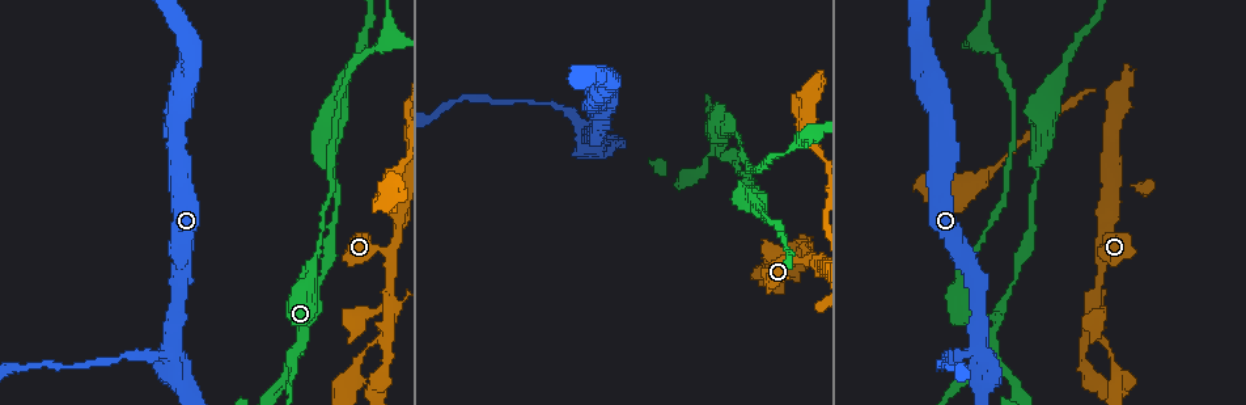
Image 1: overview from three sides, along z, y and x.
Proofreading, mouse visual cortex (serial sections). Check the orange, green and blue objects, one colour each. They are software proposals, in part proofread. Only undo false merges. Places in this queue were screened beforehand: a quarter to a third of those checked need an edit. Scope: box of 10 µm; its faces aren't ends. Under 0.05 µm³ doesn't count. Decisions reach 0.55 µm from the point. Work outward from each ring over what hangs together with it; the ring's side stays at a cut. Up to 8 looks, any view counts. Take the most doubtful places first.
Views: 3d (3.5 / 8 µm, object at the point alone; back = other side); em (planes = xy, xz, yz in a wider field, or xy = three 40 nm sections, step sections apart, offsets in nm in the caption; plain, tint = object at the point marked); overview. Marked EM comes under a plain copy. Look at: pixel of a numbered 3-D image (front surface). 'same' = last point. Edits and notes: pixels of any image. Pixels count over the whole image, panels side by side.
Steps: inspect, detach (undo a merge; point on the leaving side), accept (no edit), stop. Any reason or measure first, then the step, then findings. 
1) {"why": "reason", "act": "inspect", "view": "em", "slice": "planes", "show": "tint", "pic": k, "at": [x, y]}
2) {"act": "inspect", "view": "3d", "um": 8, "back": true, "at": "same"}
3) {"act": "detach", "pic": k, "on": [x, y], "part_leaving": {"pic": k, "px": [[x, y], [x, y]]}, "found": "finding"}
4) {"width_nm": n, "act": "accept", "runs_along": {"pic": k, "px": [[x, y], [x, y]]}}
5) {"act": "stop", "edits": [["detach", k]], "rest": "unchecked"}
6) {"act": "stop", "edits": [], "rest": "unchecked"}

{"why": "sharp bend", "act": "inspect", "view": "em", "slice": "xy", "step": 1, "show": "tint", "pic": 1, "at": [806, 253]}

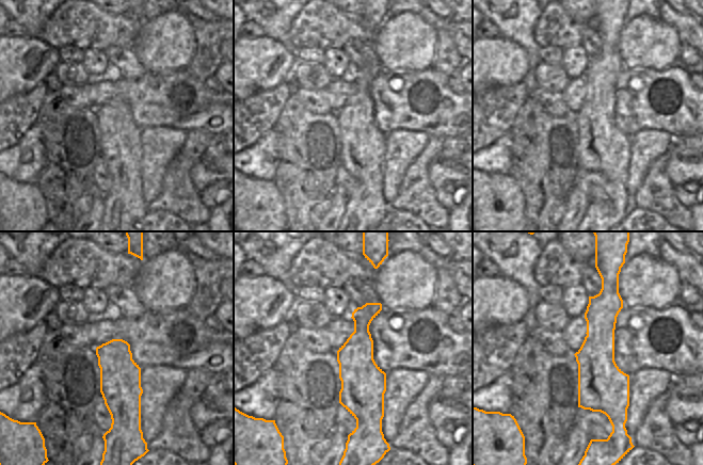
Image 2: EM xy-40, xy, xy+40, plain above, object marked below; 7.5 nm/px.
{"act": "inspect", "view": "3d", "um": 3.5, "at": "same"}

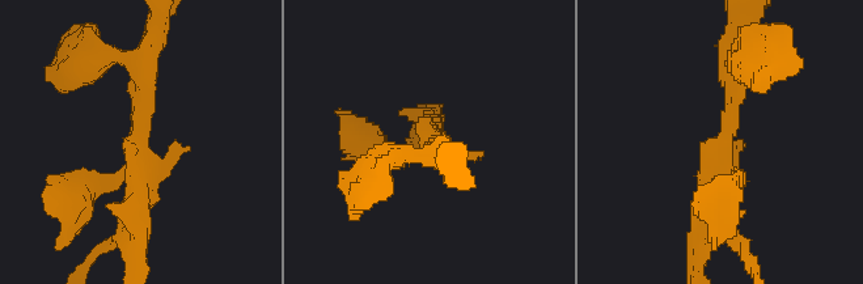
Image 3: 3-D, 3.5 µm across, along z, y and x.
{"width_nm": 340, "act": "accept", "runs_along": {"pic": 3, "px": [[142, 73], [138, 215], [118, 238]]}, "found": "one cell here"}

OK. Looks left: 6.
{"why": "thick turns thin", "act": "inspect", "view": "3d", "um": 8, "pic": 1, "at": [148, 353]}

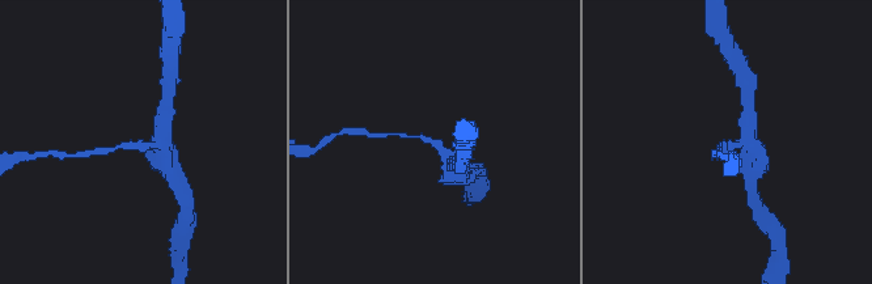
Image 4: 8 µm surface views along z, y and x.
{"arm_widths_nm": [150, 450], "why": "shape alone is not enough", "act": "inspect", "view": "em", "slice": "xy", "step": 3, "show": "tint", "at": "same"}

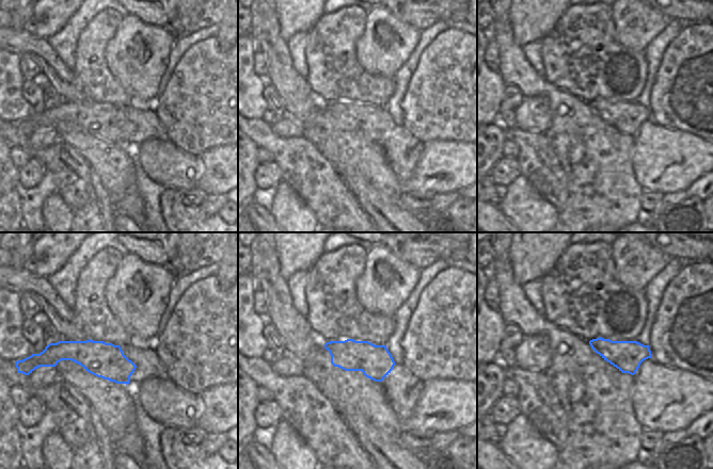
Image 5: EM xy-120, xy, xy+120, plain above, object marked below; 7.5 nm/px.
{"width_nm": 260, "act": "accept", "runs_along": {"pic": 4, "px": [[457, 164], [423, 136], [398, 135]]}, "found": "continuous, no second cell"}

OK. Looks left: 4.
{"why": "thick turns thin", "act": "inspect", "view": "3d", "um": 3.5, "pic": 1, "at": [387, 40]}

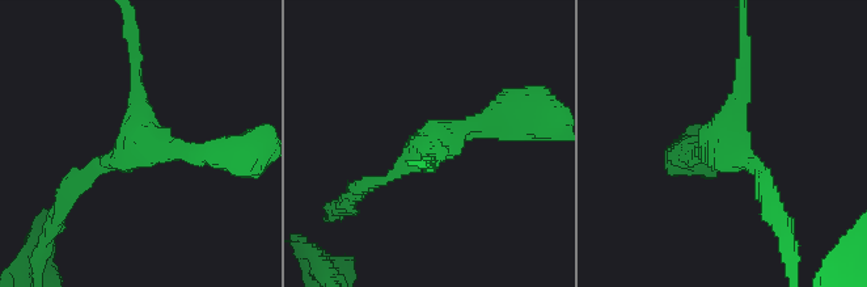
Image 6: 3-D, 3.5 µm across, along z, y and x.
{"act": "inspect", "view": "em", "slice": "planes", "show": "tint", "pic": 6, "at": [723, 139]}

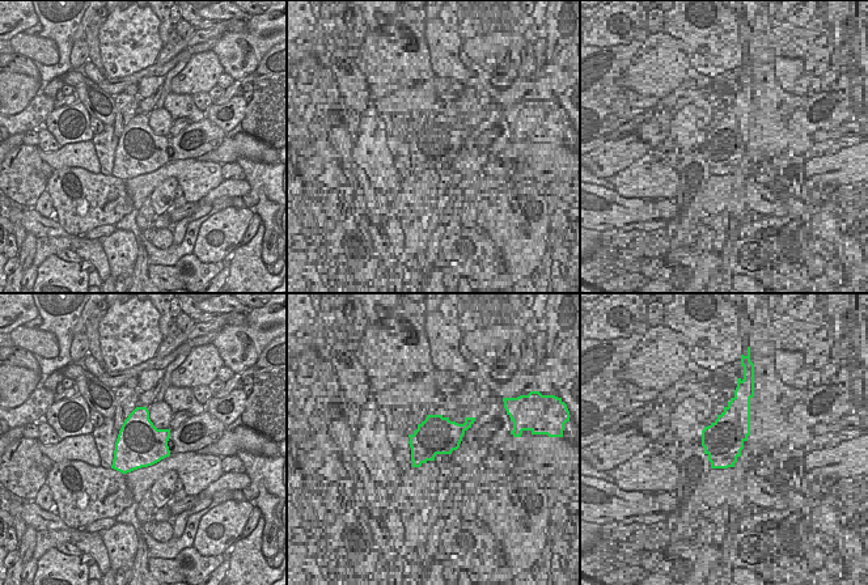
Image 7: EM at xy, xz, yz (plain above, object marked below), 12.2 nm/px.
{"width_nm": 550, "act": "accept", "runs_along": {"pic": 6, "px": [[77, 184], [138, 140], [134, 55]]}, "found": "one cell here"}

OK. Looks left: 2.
{"act": "stop", "edits": [], "rest": "unchecked"}

